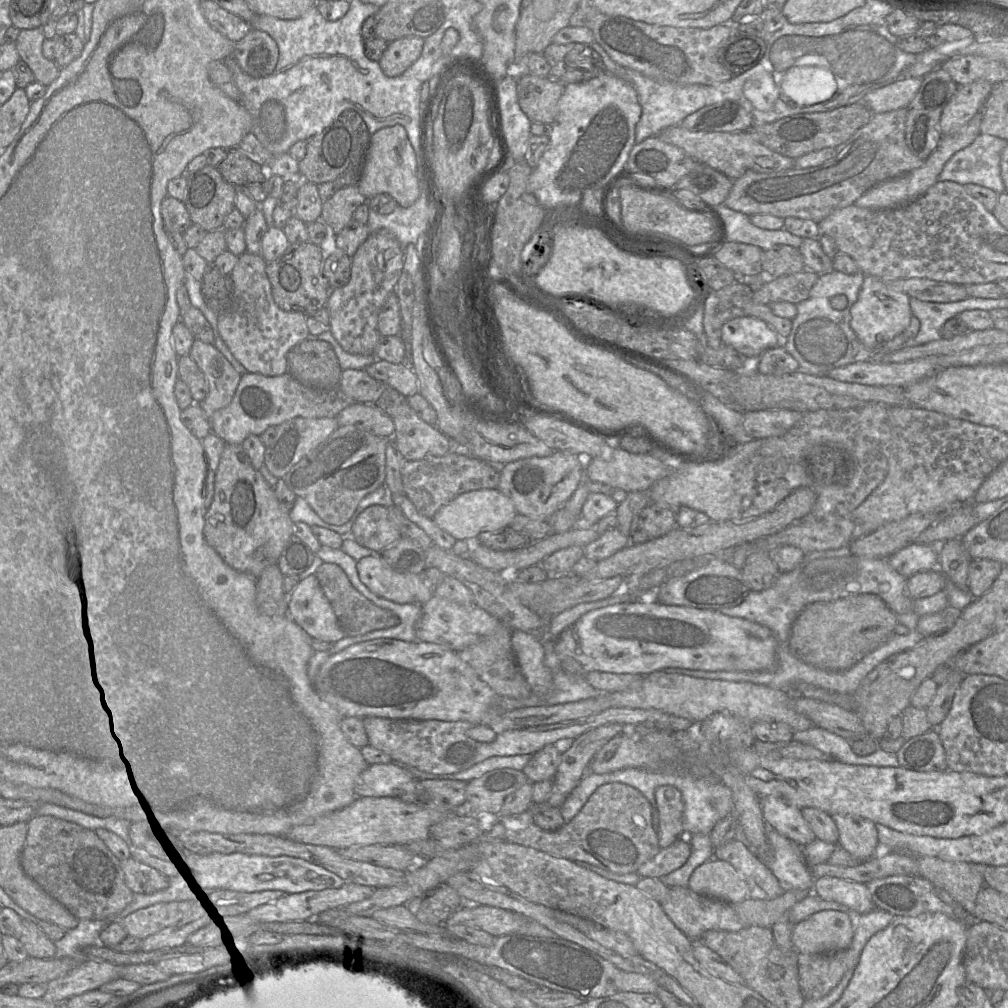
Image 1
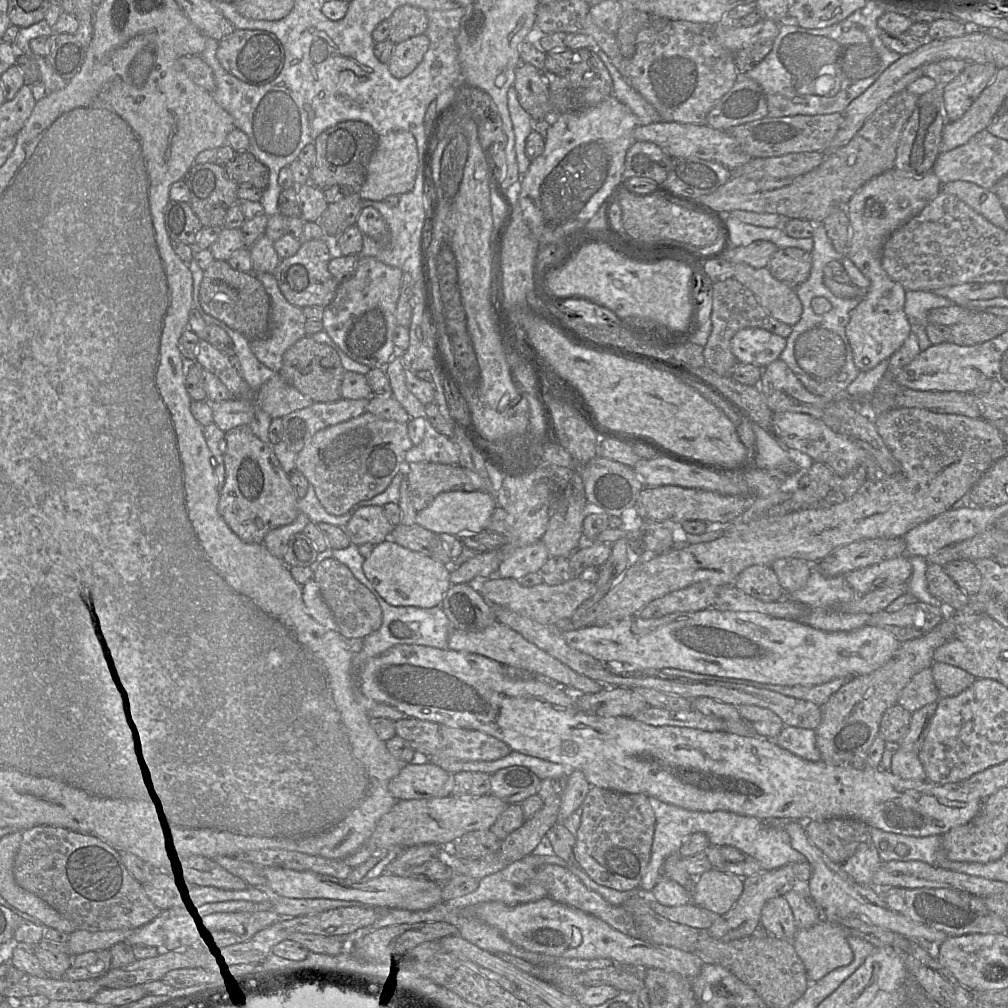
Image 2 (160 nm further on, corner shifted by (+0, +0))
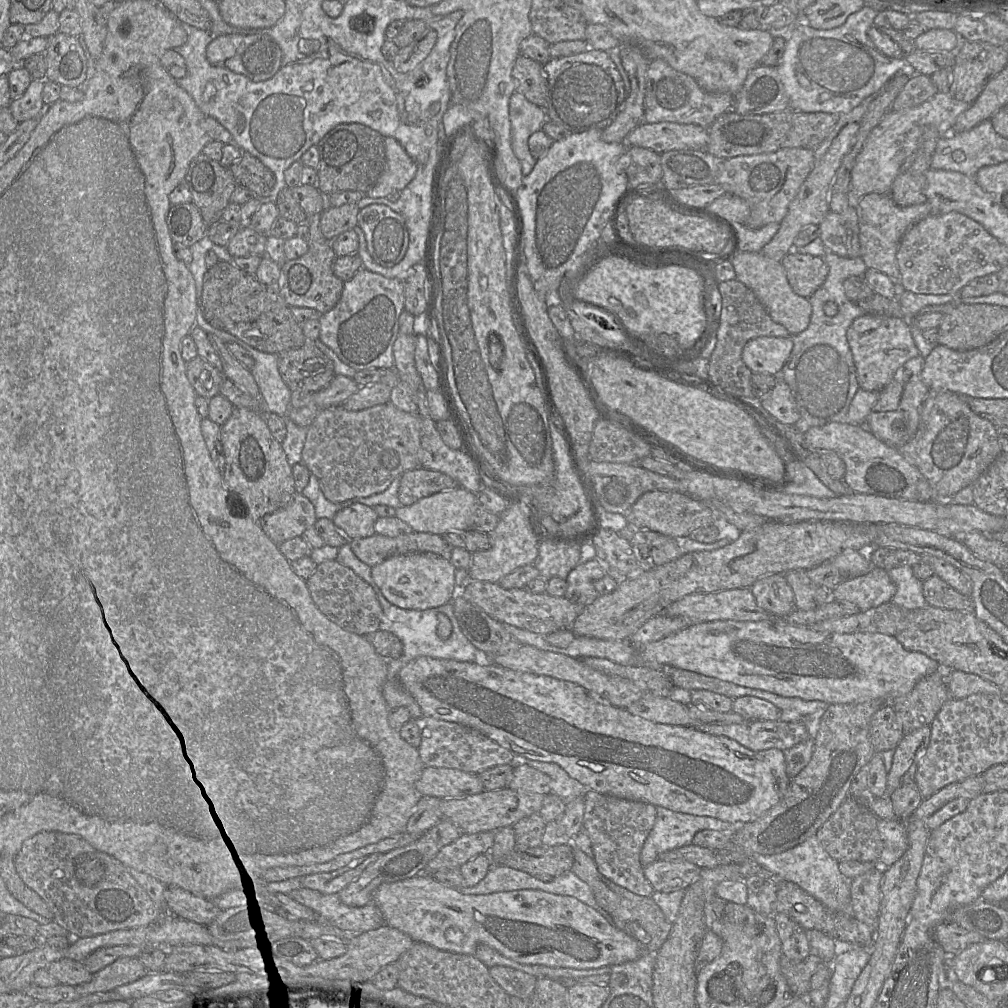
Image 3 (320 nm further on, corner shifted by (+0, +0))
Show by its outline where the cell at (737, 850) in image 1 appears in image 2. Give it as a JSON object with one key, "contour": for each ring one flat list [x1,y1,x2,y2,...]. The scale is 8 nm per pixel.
{"contour":[[783,896,772,898,765,904,760,926,767,934,790,943,799,930,792,909]]}

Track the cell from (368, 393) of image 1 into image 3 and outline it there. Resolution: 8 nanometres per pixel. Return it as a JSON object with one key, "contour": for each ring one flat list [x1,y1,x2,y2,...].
{"contour":[[336,375,330,384,317,392,291,392,291,408,302,408,305,406,325,409,336,407,356,393,360,386,343,375]]}

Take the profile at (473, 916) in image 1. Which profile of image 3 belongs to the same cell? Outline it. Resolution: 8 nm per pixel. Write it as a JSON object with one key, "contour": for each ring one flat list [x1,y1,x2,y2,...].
{"contour":[[390,925,356,934,348,943,345,954,331,959,317,959,305,965,309,977,321,976,324,979,345,979,354,982,371,980,375,974,389,963,396,962,414,944,414,940,401,930]]}

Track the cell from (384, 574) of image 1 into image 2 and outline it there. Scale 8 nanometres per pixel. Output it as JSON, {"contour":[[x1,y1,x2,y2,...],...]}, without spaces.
{"contour":[[387,539,376,545,365,558,362,569,379,595,392,606,419,608,440,606,452,585,450,582,450,565,404,548,392,539]]}

